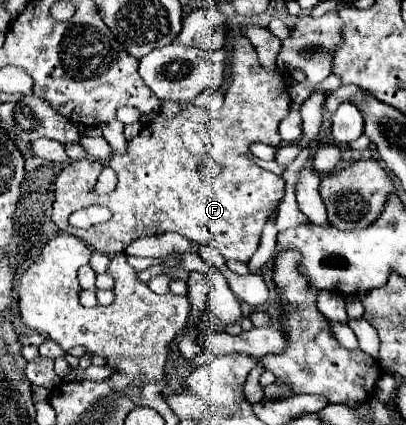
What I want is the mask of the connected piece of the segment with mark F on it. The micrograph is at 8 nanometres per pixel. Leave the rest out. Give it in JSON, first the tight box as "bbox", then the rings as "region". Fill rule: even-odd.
{"bbox":[50,37,290,263],"region":[[[236,37],[236,39],[234,39],[232,49],[230,49],[230,63],[228,63],[228,67],[230,67],[230,85],[228,85],[226,91],[223,89],[214,91],[206,89],[192,100],[178,101],[176,103],[180,107],[180,113],[176,113],[174,116],[168,116],[166,113],[161,113],[161,111],[158,110],[156,113],[150,113],[141,117],[142,131],[140,131],[140,135],[138,135],[136,139],[128,141],[124,155],[114,153],[114,155],[110,157],[109,166],[118,173],[118,185],[116,185],[116,189],[114,189],[112,193],[108,193],[108,195],[96,195],[90,187],[86,187],[86,189],[84,189],[86,193],[82,195],[82,183],[78,183],[78,179],[82,181],[82,175],[88,175],[88,173],[82,173],[82,167],[86,165],[86,161],[80,159],[80,161],[74,161],[74,163],[66,165],[66,167],[60,171],[60,173],[62,173],[62,213],[52,213],[50,219],[52,219],[54,223],[56,223],[56,221],[66,221],[70,213],[74,213],[74,211],[78,211],[78,209],[82,209],[82,207],[88,207],[88,205],[98,203],[98,205],[106,205],[106,207],[112,211],[112,219],[110,219],[108,223],[104,223],[104,225],[96,225],[96,227],[90,227],[88,231],[80,231],[78,235],[80,235],[84,241],[88,241],[88,245],[90,245],[92,249],[96,249],[96,251],[100,251],[100,253],[118,255],[118,253],[124,253],[126,247],[128,247],[134,239],[138,239],[138,237],[160,235],[160,233],[166,233],[166,231],[176,231],[176,233],[182,233],[184,237],[190,237],[192,241],[198,241],[198,243],[216,247],[226,259],[236,259],[236,261],[248,263],[250,257],[254,255],[258,243],[260,243],[260,233],[262,233],[264,225],[266,225],[268,219],[274,215],[278,203],[280,203],[282,197],[284,197],[284,185],[286,185],[282,177],[278,177],[278,175],[274,175],[274,173],[270,173],[270,171],[264,171],[262,167],[258,167],[258,165],[252,161],[250,145],[252,145],[252,143],[266,143],[266,145],[274,145],[274,147],[280,145],[282,139],[280,139],[280,135],[278,135],[278,125],[280,125],[280,121],[282,121],[282,119],[288,115],[288,111],[290,111],[290,95],[288,95],[288,85],[286,85],[286,73],[284,73],[280,67],[276,67],[276,69],[266,69],[266,67],[262,67],[262,63],[260,63],[258,57],[256,57],[256,49],[254,49],[252,43],[248,41],[248,37]],[[206,155],[212,155],[218,163],[222,163],[224,171],[222,171],[220,177],[216,177],[216,179],[206,179],[202,173],[198,173],[198,163],[200,163],[200,159],[206,157]]]}

